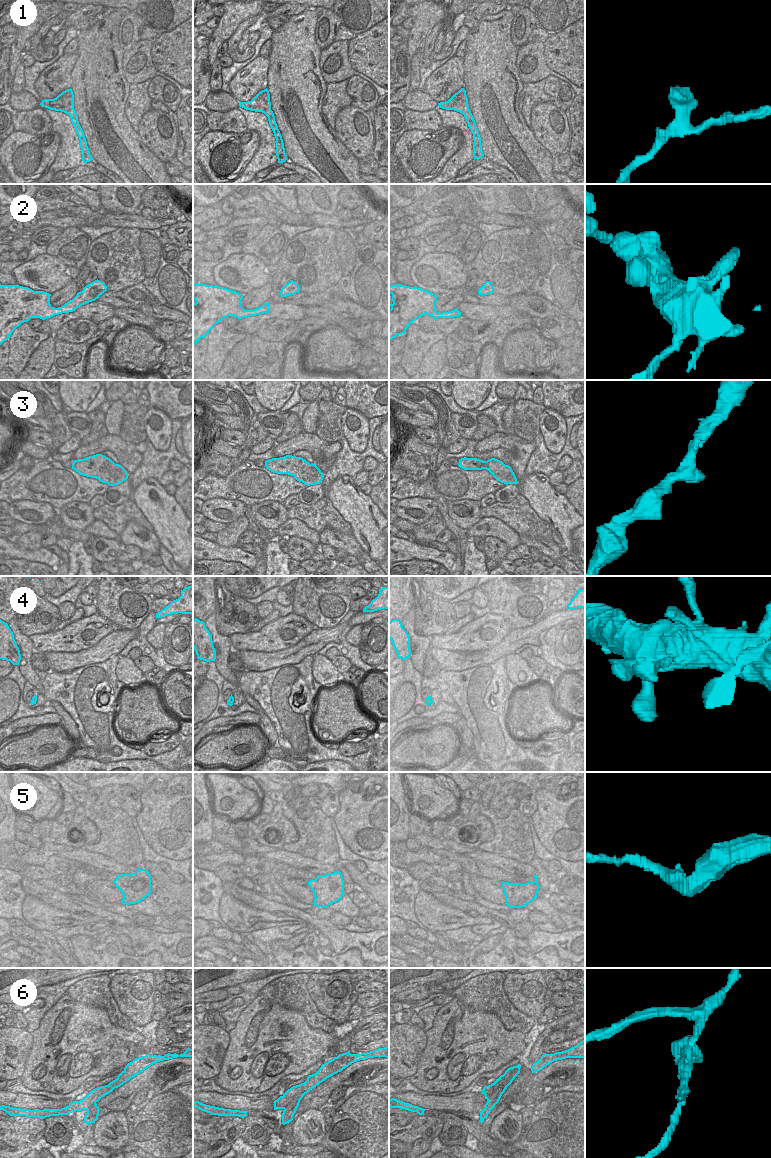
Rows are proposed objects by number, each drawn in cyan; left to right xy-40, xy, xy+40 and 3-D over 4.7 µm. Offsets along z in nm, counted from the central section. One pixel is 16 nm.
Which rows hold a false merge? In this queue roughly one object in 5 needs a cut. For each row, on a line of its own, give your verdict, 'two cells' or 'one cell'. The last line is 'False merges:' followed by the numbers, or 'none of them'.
1: one cell
2: one cell
3: one cell
4: one cell
5: one cell
6: two cells
False merges: 6

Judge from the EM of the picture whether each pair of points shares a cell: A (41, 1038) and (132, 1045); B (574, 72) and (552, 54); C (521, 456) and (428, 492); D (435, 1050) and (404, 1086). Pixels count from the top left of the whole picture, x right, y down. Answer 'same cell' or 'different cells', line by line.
A: same cell
B: same cell
C: different cells
D: different cells

